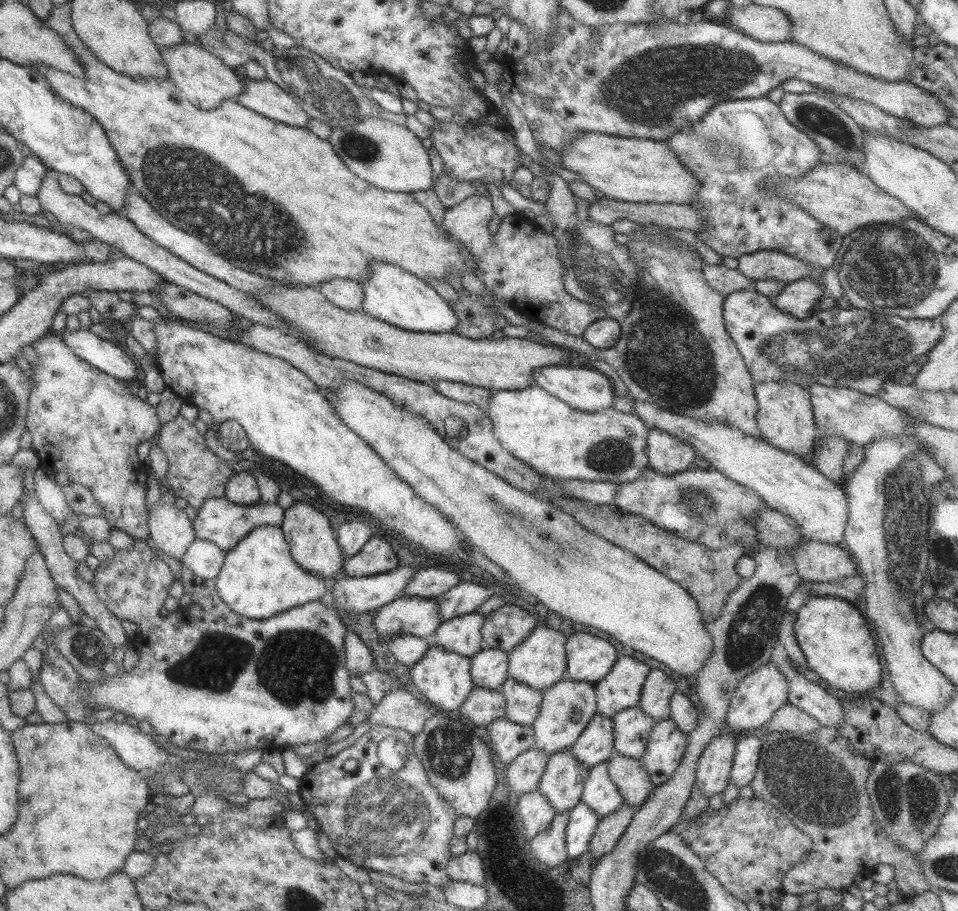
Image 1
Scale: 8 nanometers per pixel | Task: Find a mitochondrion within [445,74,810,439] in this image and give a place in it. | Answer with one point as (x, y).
(667, 356)

